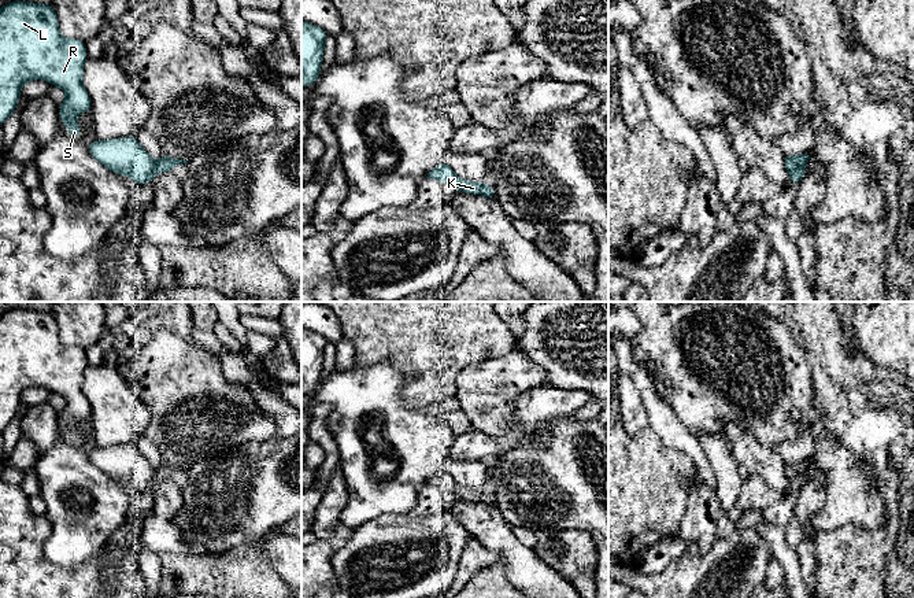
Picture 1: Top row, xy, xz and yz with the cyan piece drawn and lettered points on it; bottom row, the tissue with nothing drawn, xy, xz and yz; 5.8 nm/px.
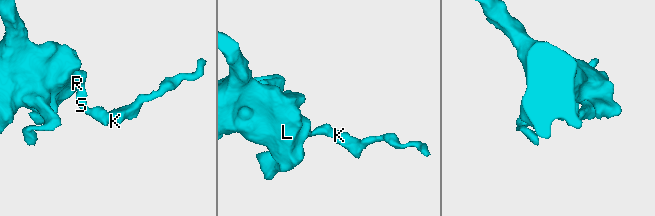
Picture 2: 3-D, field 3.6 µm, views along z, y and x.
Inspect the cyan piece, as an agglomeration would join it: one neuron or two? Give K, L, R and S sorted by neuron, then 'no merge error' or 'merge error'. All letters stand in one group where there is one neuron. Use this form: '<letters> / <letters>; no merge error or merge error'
K / L R S; merge error

